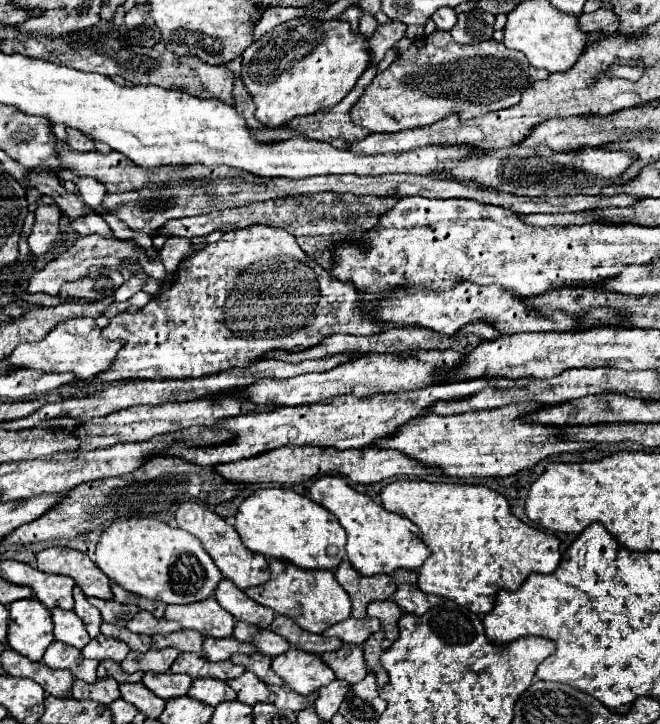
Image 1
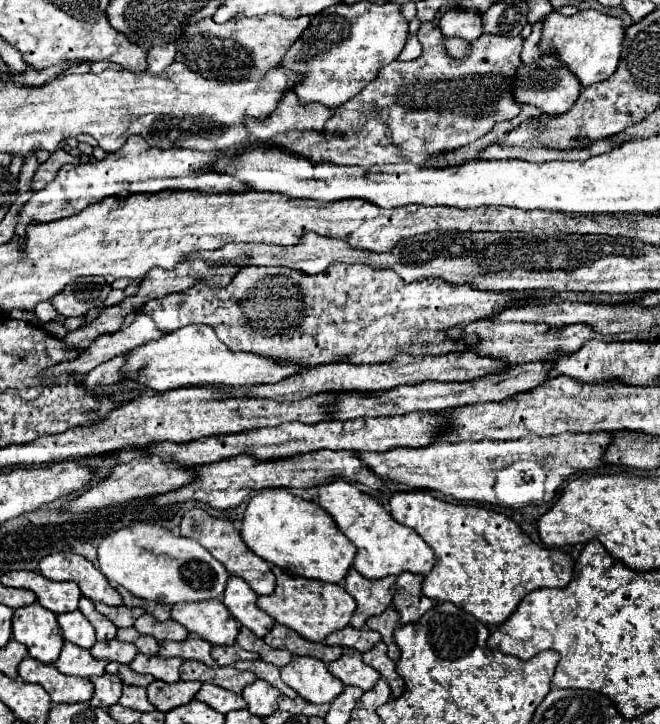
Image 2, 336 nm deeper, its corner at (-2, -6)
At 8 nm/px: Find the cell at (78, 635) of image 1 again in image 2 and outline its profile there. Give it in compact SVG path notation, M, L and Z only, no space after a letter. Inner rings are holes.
M74 610L74 612L64 612L58 616L58 624L62 628L62 634L64 634L64 640L68 642L74 642L82 648L92 648L92 644L96 642L96 636L94 636L94 628L92 624L84 618L84 614L80 610Z

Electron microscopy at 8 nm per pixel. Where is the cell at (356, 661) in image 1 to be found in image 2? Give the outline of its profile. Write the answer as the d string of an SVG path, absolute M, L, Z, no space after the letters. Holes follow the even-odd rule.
M344 648L344 654L340 660L334 660L328 670L340 678L346 686L358 686L362 690L374 688L374 684L380 680L380 674L362 662L362 654L352 648Z

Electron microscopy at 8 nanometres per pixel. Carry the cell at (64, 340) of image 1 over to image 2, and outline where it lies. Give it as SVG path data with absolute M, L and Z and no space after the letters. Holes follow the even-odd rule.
M190 324L180 330L168 332L162 340L154 340L154 344L144 344L144 348L136 348L126 354L126 376L144 384L156 392L166 392L182 386L224 386L224 388L248 388L256 384L276 384L294 374L306 370L298 364L284 364L268 356L252 354L252 352L232 352L226 344L222 344L214 330L202 324Z

